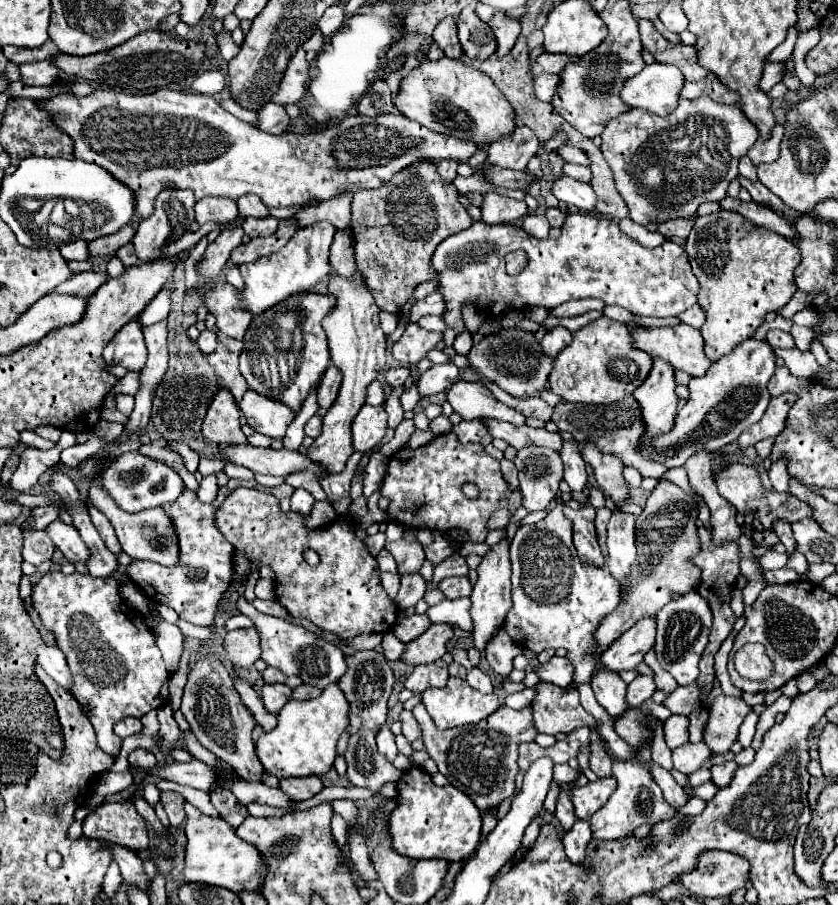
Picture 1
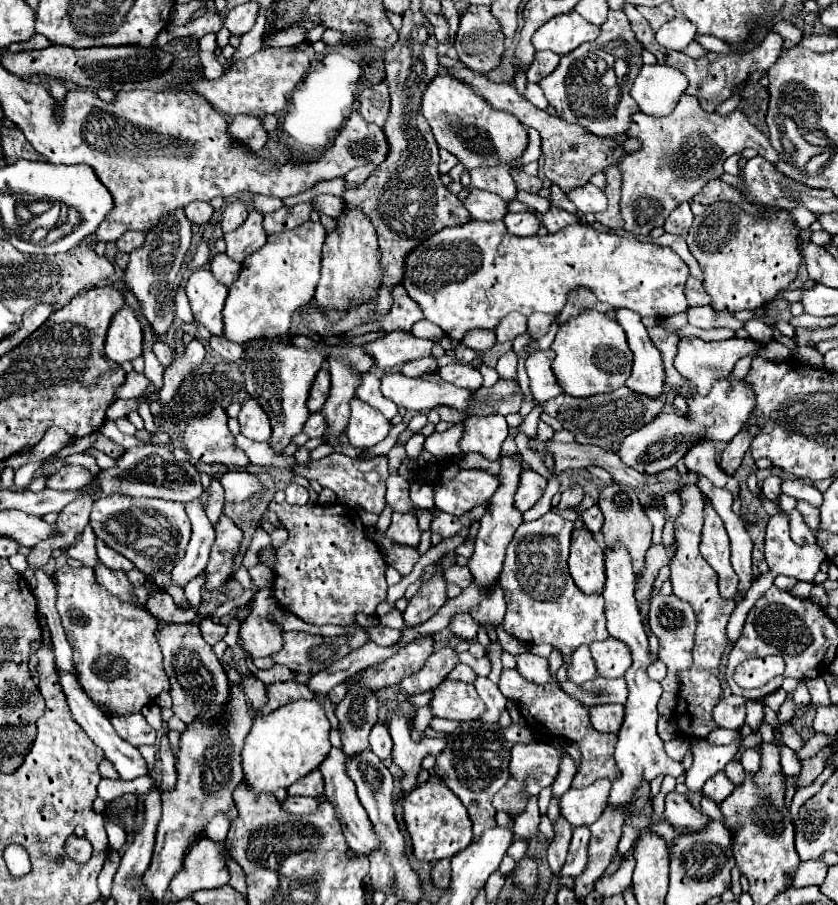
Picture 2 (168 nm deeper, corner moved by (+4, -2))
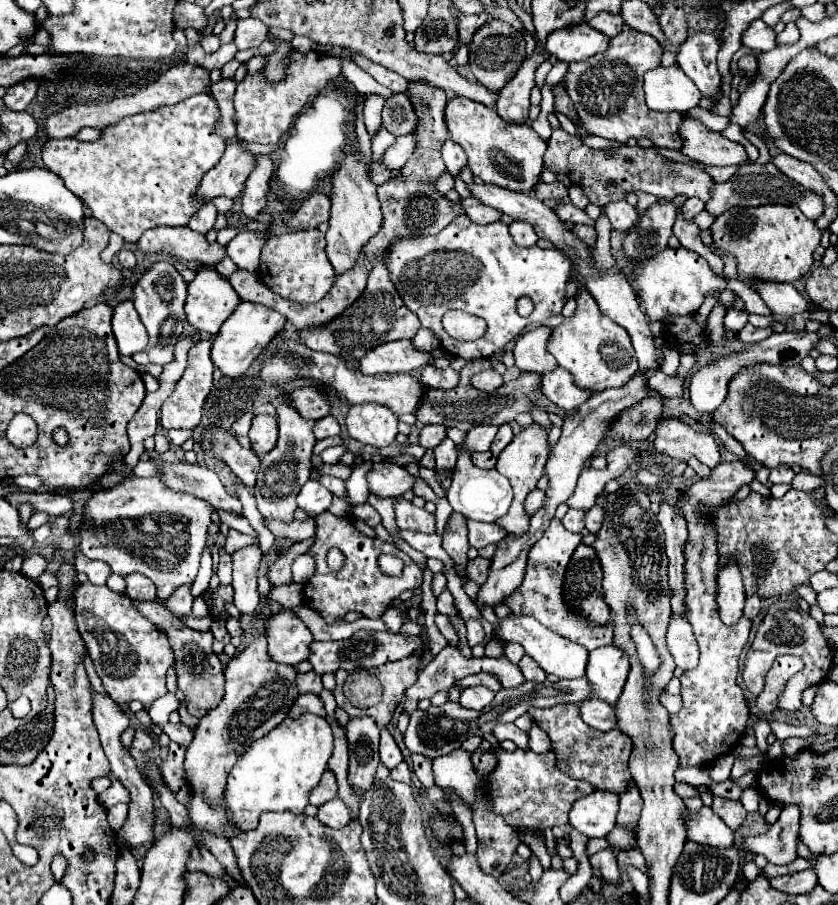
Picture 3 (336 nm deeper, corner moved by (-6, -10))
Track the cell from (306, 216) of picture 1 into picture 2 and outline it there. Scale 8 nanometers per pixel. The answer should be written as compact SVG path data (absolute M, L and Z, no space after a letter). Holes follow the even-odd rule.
M369 163L369 165L361 165L361 167L351 169L351 171L347 173L345 189L349 189L349 187L359 187L359 183L363 183L363 181L369 177L371 171L373 171L373 165L371 165L371 163Z

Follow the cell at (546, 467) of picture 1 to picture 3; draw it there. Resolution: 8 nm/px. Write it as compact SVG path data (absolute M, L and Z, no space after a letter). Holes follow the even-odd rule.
M535 489L535 491L531 491L529 495L527 495L527 499L523 501L523 507L525 507L525 511L527 511L527 515L533 515L535 511L539 511L539 507L543 505L543 491L541 489Z

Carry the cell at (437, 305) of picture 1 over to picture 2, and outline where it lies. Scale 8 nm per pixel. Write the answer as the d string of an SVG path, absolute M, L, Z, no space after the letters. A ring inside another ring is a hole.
M395 287L393 289L393 309L387 317L379 319L381 329L383 331L409 331L413 327L413 323L417 323L419 319L423 319L421 315L421 307L417 307L417 303L413 303L413 299L409 299L409 295L405 295L405 287Z

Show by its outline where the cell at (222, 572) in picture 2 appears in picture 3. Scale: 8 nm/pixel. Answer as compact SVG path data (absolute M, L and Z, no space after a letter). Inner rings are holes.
M251 545L233 553L233 589L235 589L233 603L241 613L253 613L259 605L257 591L259 563L261 563L259 545Z

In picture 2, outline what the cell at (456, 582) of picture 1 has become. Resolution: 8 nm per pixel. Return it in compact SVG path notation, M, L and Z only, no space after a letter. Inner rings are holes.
M453 565L451 569L445 571L445 581L447 581L447 583L453 583L453 585L457 585L457 587L461 587L461 589L465 589L465 587L469 587L469 583L473 581L473 577L471 577L471 573L469 573L467 567Z

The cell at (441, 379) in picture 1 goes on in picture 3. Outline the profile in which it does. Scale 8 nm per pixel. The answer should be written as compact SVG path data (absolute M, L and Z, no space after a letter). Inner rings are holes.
M481 371L481 373L477 373L471 381L473 381L473 385L475 385L477 389L481 389L481 391L485 391L485 393L491 393L491 391L495 391L497 387L503 385L503 377L501 377L497 371Z

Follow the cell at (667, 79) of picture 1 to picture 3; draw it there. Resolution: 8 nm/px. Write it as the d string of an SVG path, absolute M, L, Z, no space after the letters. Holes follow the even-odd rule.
M655 67L643 77L643 91L647 107L655 111L679 111L685 113L697 107L701 91L695 83L677 67Z

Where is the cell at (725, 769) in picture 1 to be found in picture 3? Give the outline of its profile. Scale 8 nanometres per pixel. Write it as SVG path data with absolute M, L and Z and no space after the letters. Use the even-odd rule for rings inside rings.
M713 797L713 807L711 807L721 819L723 819L723 823L729 827L729 829L733 829L733 831L737 831L741 825L743 825L743 821L745 821L745 817L747 817L747 811L745 811L745 807L741 805L741 803L737 803L737 801L731 801L731 799L723 799L723 797Z

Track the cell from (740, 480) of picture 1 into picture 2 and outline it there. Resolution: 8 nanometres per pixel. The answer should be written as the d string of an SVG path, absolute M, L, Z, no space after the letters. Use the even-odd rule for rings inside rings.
M709 439L695 443L693 449L683 457L683 461L689 471L705 475L715 487L723 487L731 491L733 497L739 497L739 481L721 469L713 443L709 443Z

